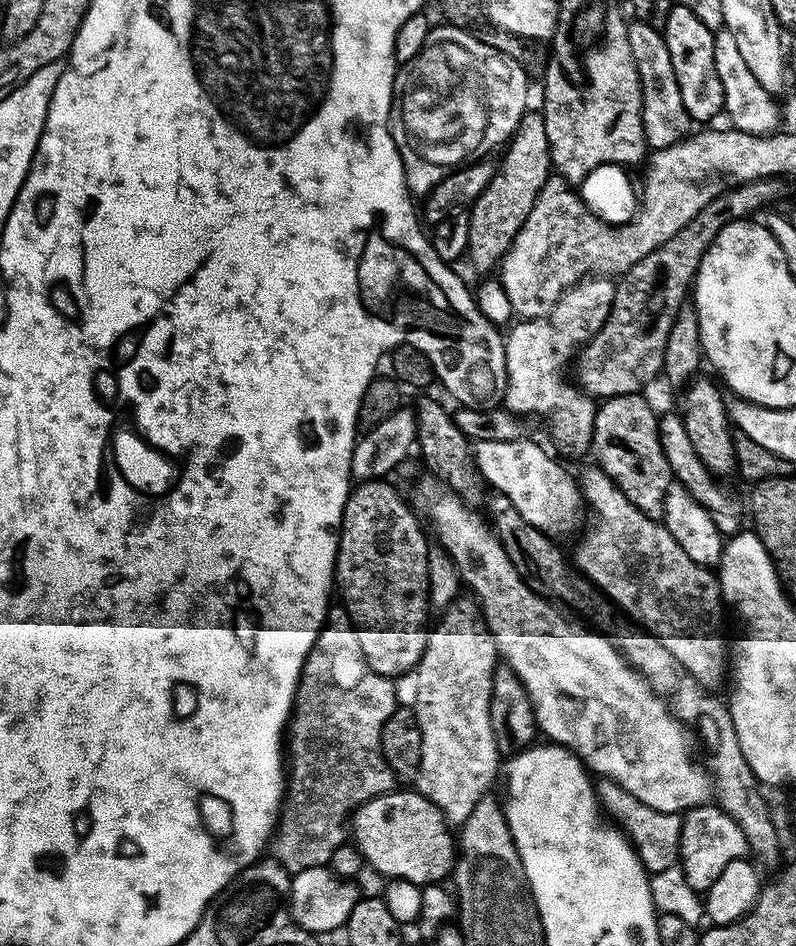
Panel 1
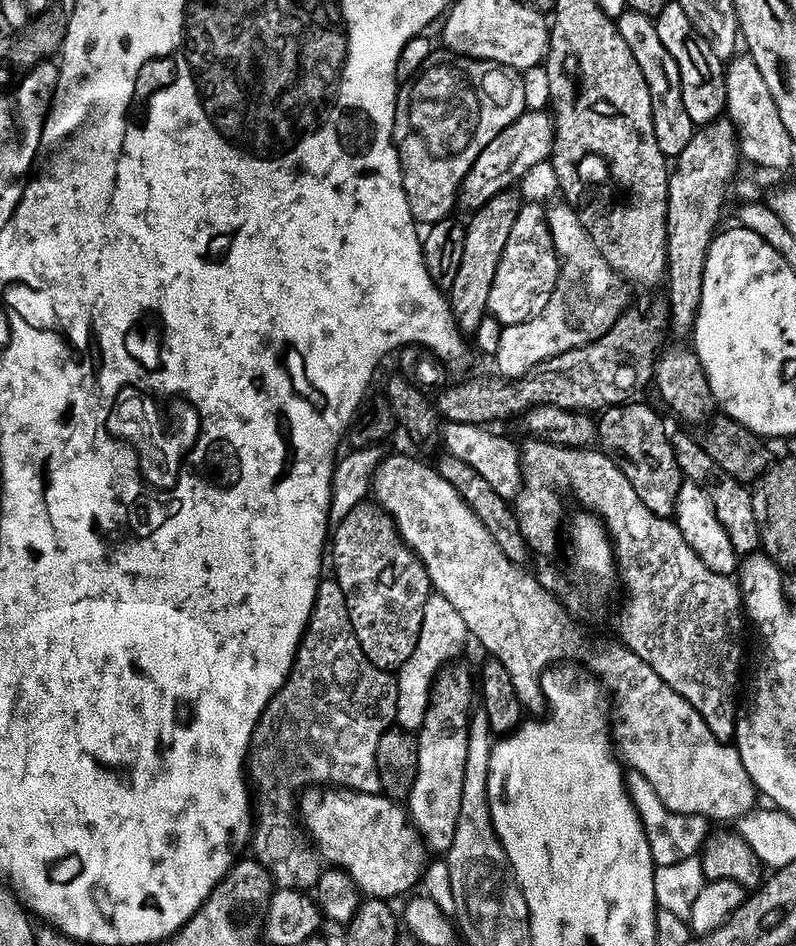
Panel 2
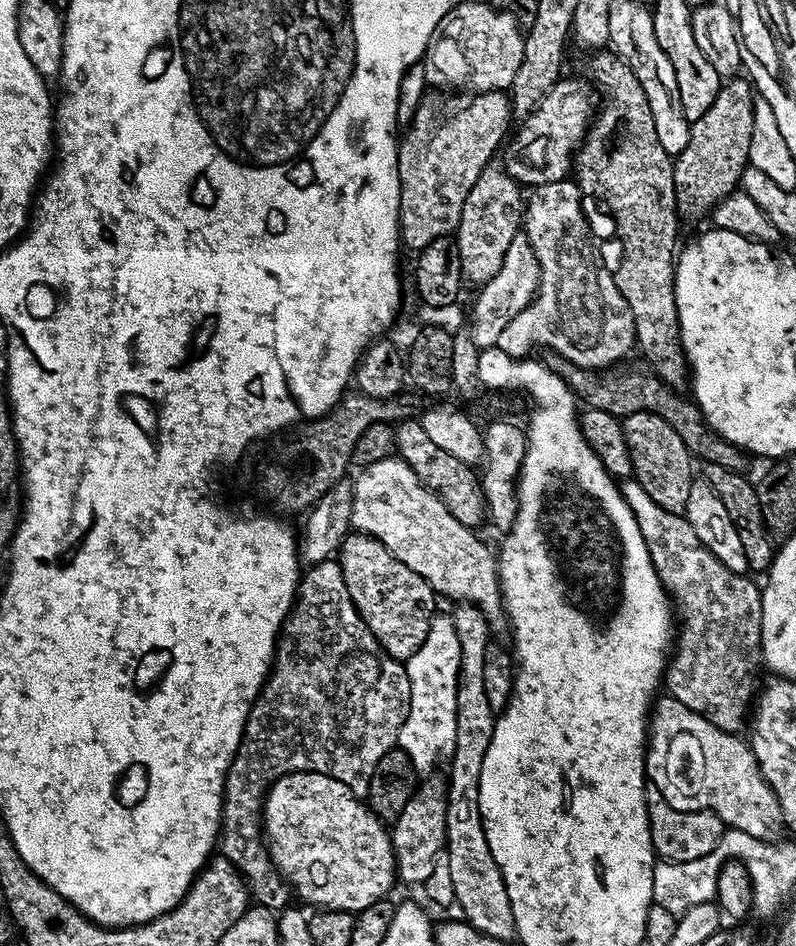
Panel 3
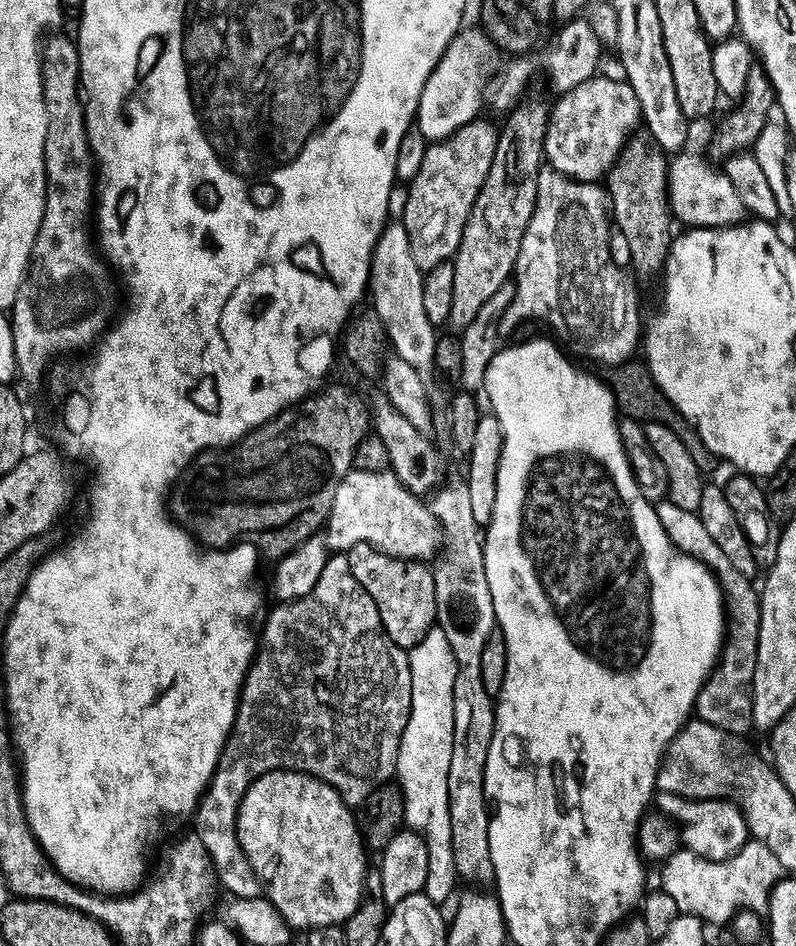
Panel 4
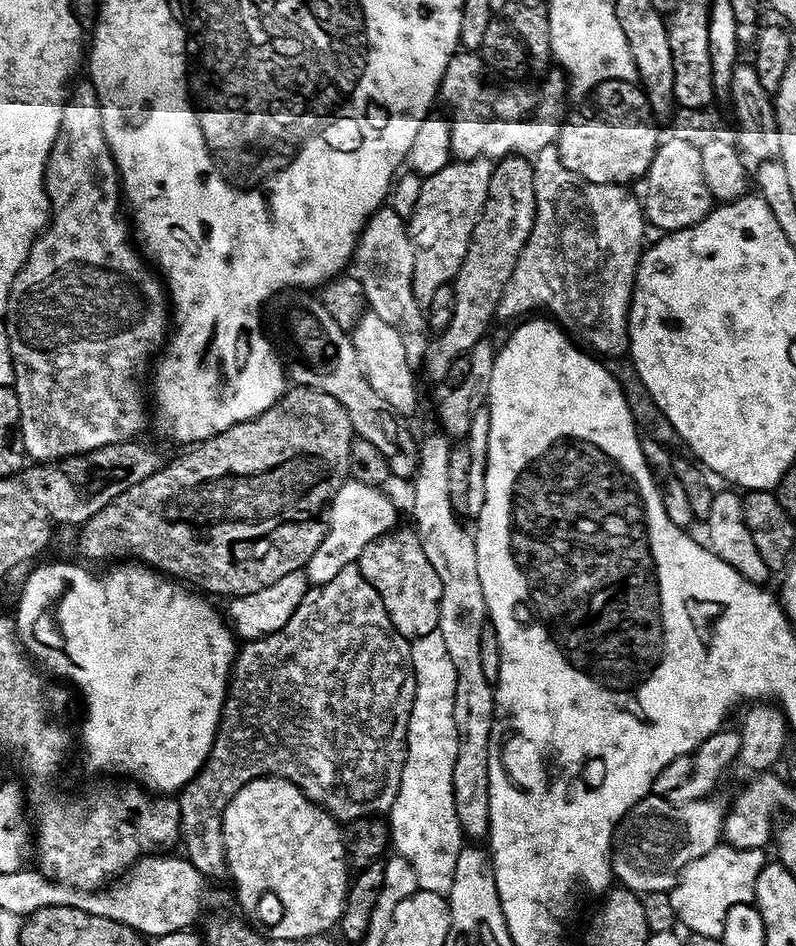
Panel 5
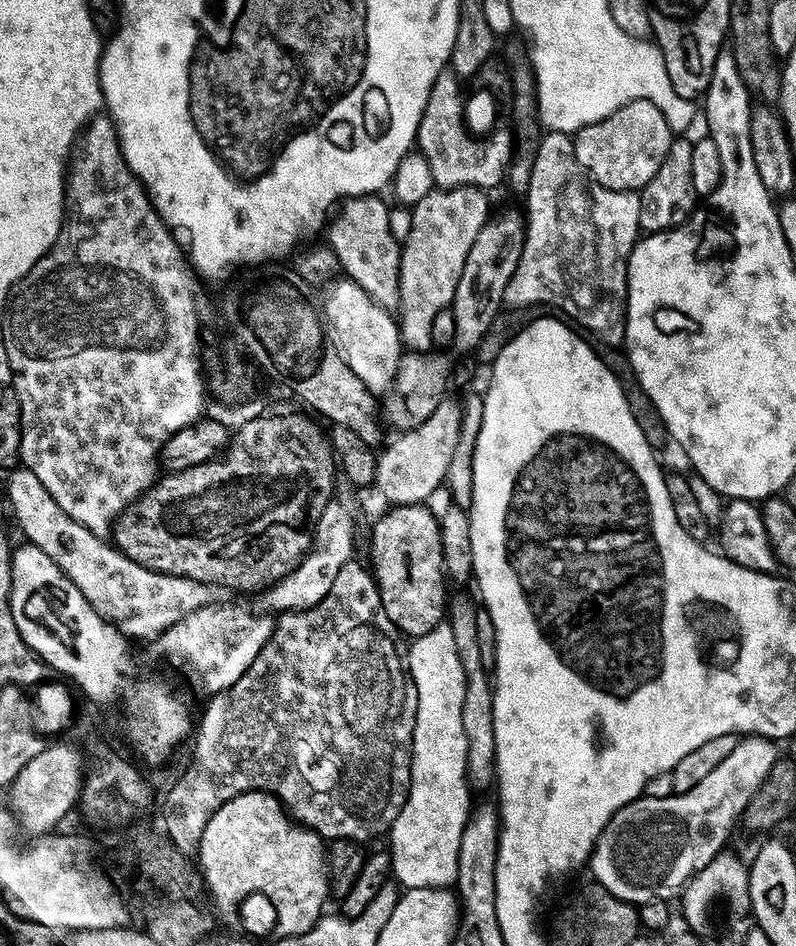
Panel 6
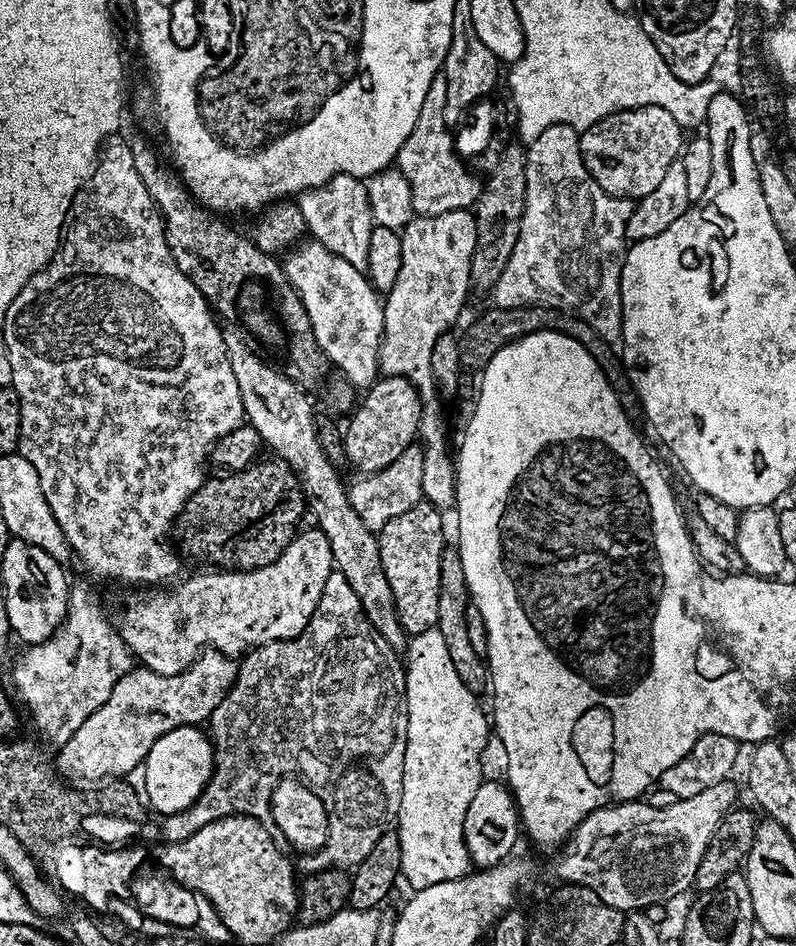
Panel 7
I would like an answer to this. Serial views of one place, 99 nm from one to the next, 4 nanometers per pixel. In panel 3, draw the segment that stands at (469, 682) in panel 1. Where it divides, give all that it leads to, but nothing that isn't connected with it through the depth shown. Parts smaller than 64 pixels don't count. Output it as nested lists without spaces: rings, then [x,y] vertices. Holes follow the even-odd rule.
[[[432,784],[426,785],[424,789],[421,787],[406,802],[406,808],[390,828],[392,849],[396,855],[396,875],[401,881],[422,886],[430,878],[430,873],[434,871],[436,857],[446,848],[447,813],[448,802],[445,789],[435,788]]]

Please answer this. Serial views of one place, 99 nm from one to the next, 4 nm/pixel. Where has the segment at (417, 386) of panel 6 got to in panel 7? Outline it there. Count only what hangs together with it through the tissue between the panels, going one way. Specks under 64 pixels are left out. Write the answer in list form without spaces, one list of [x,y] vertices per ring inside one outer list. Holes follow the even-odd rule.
[[[401,376],[377,379],[363,393],[364,401],[352,416],[348,432],[343,433],[343,455],[357,468],[360,474],[375,474],[390,466],[408,448],[413,447],[420,431],[422,401],[412,383]]]

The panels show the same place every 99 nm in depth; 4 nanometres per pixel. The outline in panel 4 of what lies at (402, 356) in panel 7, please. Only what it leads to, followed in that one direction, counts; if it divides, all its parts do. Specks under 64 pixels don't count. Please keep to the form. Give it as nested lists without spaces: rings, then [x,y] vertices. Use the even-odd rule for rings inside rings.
[[[477,118],[459,128],[453,136],[447,136],[444,140],[437,140],[427,145],[417,174],[406,184],[408,197],[404,200],[404,216],[402,216],[406,234],[410,234],[410,254],[414,254],[414,262],[418,262],[421,270],[447,264],[455,257],[462,242],[462,230],[466,226],[466,218],[470,218],[470,210],[482,190],[482,182],[486,182],[486,174],[490,174],[490,162],[494,162],[497,135],[497,125],[487,124],[484,118]]]

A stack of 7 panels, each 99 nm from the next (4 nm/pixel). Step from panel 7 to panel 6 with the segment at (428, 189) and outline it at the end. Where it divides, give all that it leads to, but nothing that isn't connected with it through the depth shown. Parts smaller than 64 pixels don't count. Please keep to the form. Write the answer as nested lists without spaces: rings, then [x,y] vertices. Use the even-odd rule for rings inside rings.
[[[447,68],[440,72],[438,78],[434,78],[434,86],[430,90],[430,96],[427,98],[424,107],[420,125],[416,131],[415,147],[419,155],[426,158],[430,166],[432,183],[437,189],[441,188],[483,188],[493,190],[505,179],[508,164],[512,160],[514,151],[514,137],[511,131],[500,130],[493,131],[483,138],[477,138],[471,135],[464,123],[464,105],[465,93],[460,93],[461,77],[457,76],[452,69]]]

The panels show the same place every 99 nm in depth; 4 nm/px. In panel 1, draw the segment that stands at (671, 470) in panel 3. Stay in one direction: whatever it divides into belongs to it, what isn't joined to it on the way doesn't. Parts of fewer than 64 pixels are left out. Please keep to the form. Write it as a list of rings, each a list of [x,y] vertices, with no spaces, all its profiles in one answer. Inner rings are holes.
[[[639,392],[626,393],[605,399],[597,407],[590,452],[596,455],[594,460],[599,468],[642,514],[663,521],[666,490],[674,483],[674,477],[658,438],[658,412],[643,398]]]

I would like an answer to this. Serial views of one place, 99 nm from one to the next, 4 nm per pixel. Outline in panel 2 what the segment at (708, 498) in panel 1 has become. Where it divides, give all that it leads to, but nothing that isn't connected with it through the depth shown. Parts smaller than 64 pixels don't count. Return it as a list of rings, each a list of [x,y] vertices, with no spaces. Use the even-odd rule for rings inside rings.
[[[684,432],[671,433],[674,458],[680,467],[680,475],[683,479],[694,482],[706,490],[706,498],[714,505],[714,514],[718,514],[718,522],[722,522],[722,530],[730,534],[730,542],[734,546],[737,557],[743,558],[753,555],[760,548],[760,535],[758,534],[758,522],[754,522],[754,506],[752,505],[751,491],[745,485],[739,484],[710,454],[706,454],[703,443]]]

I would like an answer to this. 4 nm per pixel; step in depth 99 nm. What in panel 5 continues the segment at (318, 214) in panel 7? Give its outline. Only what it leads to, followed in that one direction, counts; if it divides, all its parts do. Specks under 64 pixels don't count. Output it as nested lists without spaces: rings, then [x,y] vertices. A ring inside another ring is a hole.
[[[381,206],[365,222],[364,229],[356,237],[356,249],[352,253],[350,268],[358,282],[362,284],[367,307],[374,314],[378,314],[378,318],[382,318],[382,322],[390,322],[390,326],[394,326],[394,330],[398,330],[398,334],[402,338],[402,346],[406,346],[406,354],[409,360],[413,362],[423,361],[428,349],[430,329],[425,309],[418,302],[418,298],[414,298],[414,286],[412,285],[412,279],[414,278],[414,250],[410,246],[406,220],[396,214],[391,206]]]

